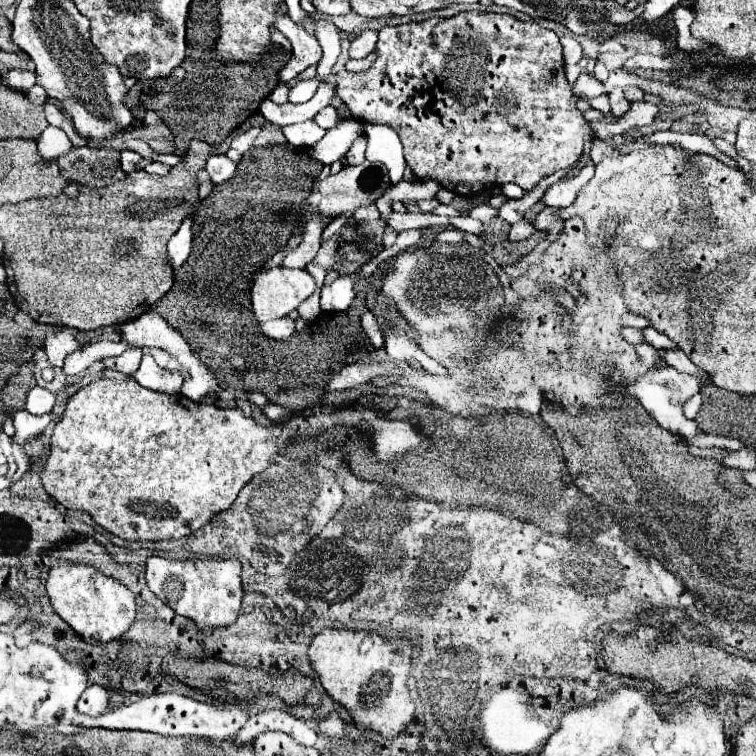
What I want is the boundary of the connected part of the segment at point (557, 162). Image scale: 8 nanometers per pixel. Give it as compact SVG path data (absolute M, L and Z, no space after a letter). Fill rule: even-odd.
M467 11L467 13L455 15L451 19L433 17L433 19L427 19L421 23L383 27L379 31L379 41L377 41L377 61L363 73L351 73L351 71L337 73L337 93L339 93L341 101L349 107L353 119L357 119L361 123L387 125L397 131L397 135L401 137L401 143L403 143L405 161L417 179L421 179L421 181L433 179L433 181L441 183L445 189L459 193L463 197L475 197L475 195L483 193L481 189L489 191L491 187L501 187L503 183L515 183L521 189L531 191L543 177L553 175L555 171L573 165L581 157L585 141L589 139L587 121L583 119L581 111L577 109L577 97L571 93L571 85L565 79L559 37L553 31L543 29L535 21L519 21L511 15Z

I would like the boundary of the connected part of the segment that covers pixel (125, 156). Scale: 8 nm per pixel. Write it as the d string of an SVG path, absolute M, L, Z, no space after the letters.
M122 151L120 156L121 168L125 173L137 170L141 157L135 151Z

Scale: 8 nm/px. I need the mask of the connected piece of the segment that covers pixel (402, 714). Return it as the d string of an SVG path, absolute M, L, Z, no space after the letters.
M327 629L309 645L309 663L327 695L343 705L359 731L375 731L387 739L407 729L415 705L405 685L413 645L405 639L387 641L367 631Z

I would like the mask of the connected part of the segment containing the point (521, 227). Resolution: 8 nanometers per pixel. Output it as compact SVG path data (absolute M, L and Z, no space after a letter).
M522 218L514 223L509 231L508 240L511 242L520 242L532 236L535 230L532 230L532 223Z

